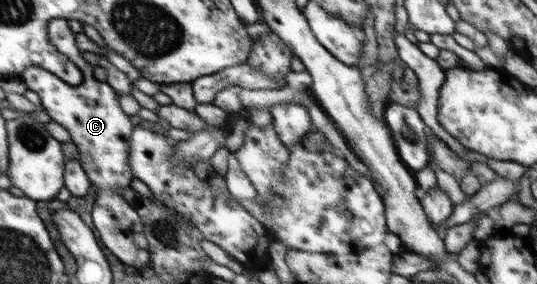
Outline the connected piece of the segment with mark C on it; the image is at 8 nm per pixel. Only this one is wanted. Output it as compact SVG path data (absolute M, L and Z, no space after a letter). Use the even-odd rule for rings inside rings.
M53 19L47 24L47 33L55 52L61 53L67 65L80 72L83 81L77 86L68 85L59 76L50 71L29 69L21 74L27 90L36 92L50 120L62 125L70 133L71 139L80 152L80 162L92 185L99 189L91 211L92 220L104 246L118 256L124 264L134 268L144 268L150 262L150 251L147 238L144 236L144 225L141 216L122 197L120 189L131 186L133 179L128 159L131 145L131 134L134 126L131 116L120 109L117 93L107 83L94 77L94 66L82 56L76 46L76 33L70 29L68 20Z

